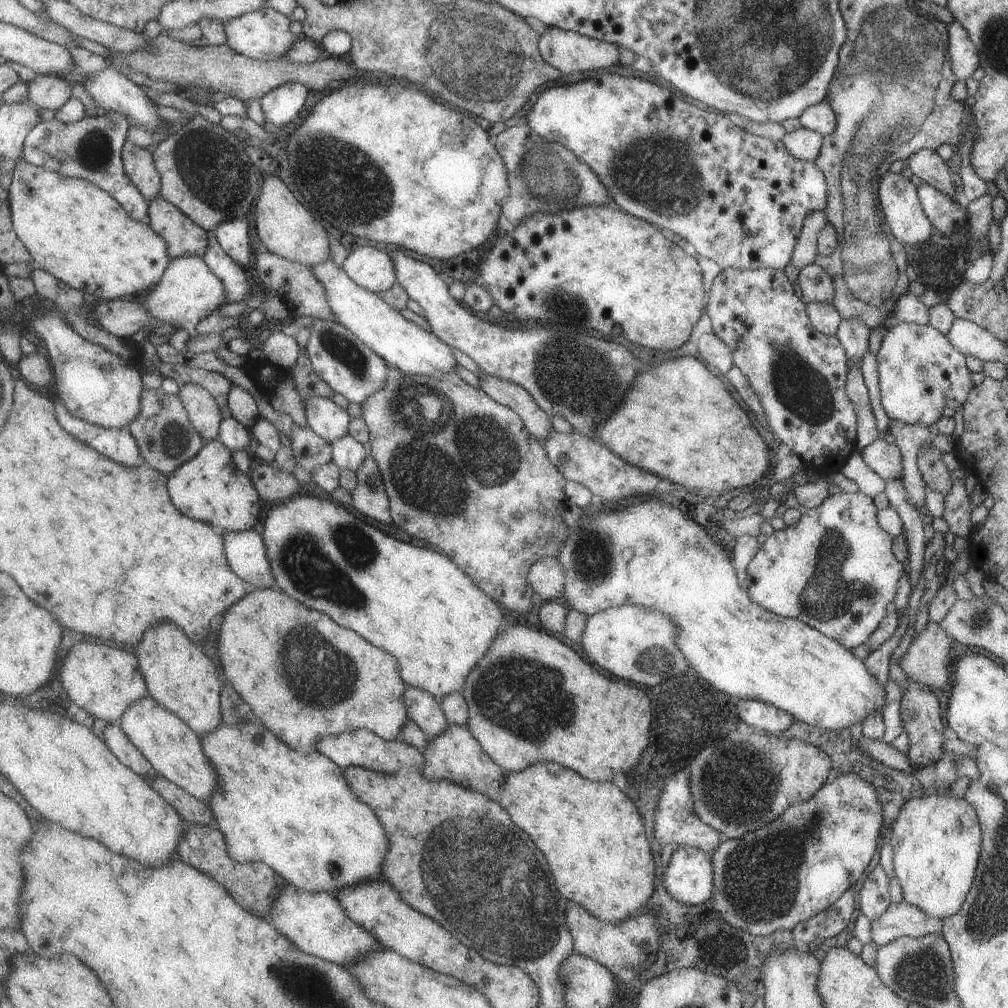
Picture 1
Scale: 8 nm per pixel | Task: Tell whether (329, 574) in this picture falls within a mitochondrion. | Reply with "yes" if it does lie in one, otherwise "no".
yes

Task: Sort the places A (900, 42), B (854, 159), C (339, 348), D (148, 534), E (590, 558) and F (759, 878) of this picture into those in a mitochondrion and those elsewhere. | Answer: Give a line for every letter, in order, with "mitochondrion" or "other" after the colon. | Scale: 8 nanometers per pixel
A: mitochondrion
B: mitochondrion
C: mitochondrion
D: other
E: mitochondrion
F: mitochondrion

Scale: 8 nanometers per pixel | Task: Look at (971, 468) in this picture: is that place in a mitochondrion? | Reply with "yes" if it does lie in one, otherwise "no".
no

